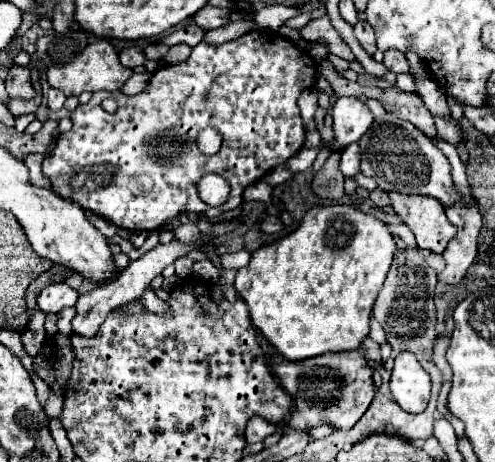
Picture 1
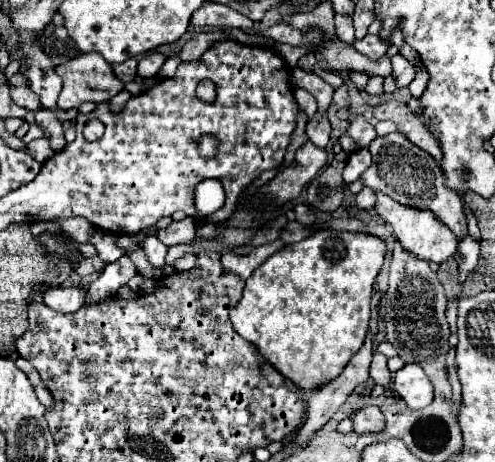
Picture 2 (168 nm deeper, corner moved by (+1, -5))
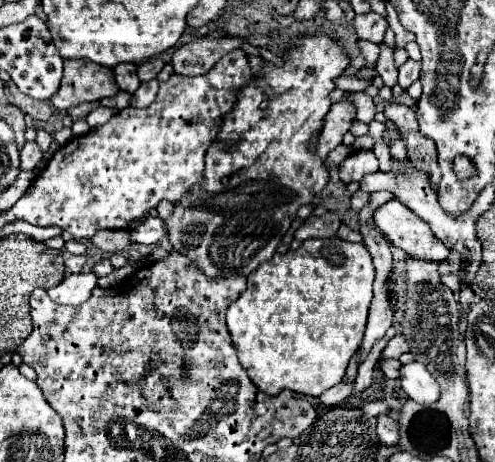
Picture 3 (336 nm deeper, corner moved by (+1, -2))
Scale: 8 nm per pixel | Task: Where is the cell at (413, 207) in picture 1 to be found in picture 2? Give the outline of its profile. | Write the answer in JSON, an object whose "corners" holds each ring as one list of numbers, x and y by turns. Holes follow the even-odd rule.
{"corners":[[377,192,375,210,387,224,391,224,391,228,393,228,397,240,401,242,401,246,405,250,413,252,417,258,441,264,457,252,457,238,453,238,453,232,447,226,441,226,441,222,437,222,435,214,429,214,427,210,413,210,409,206,401,206,381,192]]}

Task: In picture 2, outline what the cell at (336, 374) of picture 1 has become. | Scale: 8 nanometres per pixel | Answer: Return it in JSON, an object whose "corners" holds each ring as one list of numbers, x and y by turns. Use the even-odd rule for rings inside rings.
{"corners":[[361,406,349,414,349,420,353,422,353,430,363,432,379,432,383,430,385,418,379,410,379,406]]}

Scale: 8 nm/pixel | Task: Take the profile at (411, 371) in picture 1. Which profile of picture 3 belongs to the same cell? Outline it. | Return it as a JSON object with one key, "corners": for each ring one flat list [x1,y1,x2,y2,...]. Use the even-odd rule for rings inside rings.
{"corners":[[419,361,403,365,399,381,401,381,401,387,407,393,407,397,417,401,419,405,431,405,439,399,439,385,437,385,435,377]]}

